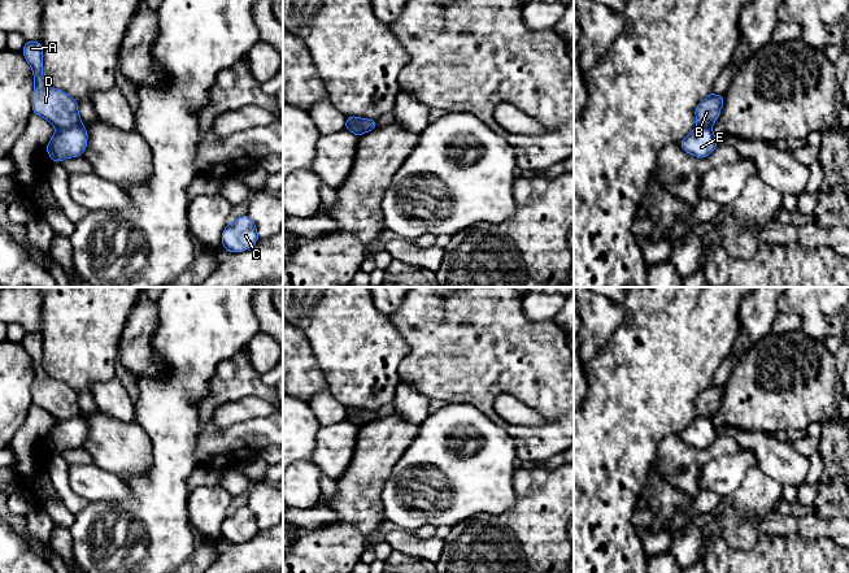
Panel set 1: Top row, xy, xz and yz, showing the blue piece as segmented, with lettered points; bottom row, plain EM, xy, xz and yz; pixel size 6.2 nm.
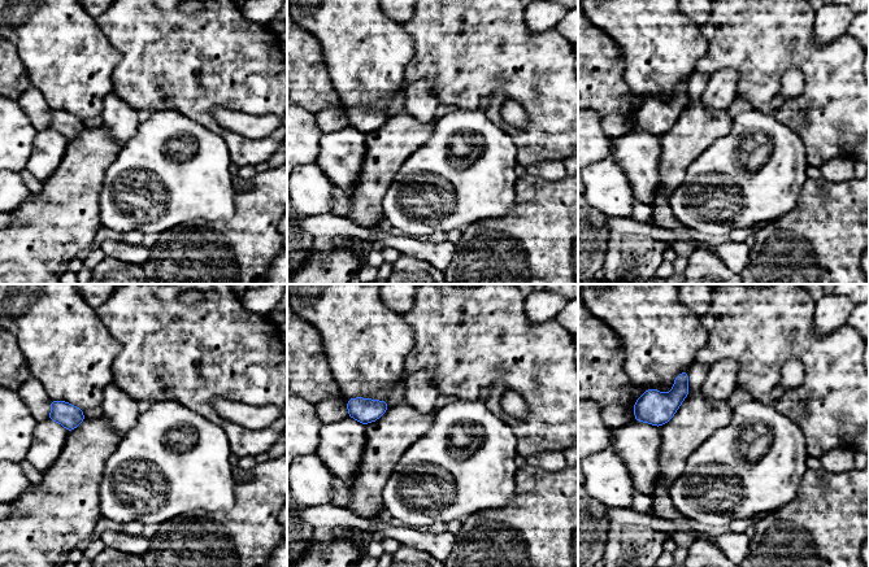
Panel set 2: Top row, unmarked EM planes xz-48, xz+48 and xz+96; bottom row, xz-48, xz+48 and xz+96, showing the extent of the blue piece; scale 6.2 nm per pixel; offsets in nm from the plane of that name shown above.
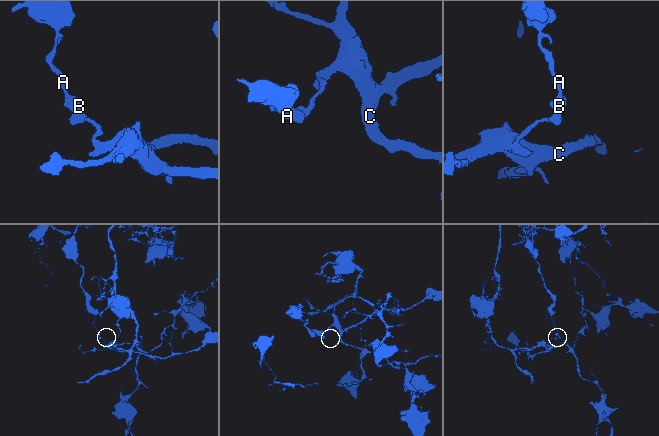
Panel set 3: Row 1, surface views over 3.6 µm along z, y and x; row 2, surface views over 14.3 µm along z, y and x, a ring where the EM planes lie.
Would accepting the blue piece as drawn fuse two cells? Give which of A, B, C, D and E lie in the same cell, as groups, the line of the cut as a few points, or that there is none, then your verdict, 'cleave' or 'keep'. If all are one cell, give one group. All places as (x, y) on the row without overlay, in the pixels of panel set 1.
A B D / C E | xy (81, 413), (57, 420) | cleave

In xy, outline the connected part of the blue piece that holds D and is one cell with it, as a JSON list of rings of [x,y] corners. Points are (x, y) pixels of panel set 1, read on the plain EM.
[[[26,333],[22,344],[34,364],[32,404],[42,407],[56,420],[66,420],[80,414],[78,394],[69,385],[51,378],[43,369],[42,334]]]

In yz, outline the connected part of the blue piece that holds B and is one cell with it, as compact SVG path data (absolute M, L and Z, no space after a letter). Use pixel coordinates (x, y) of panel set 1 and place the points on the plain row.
M709 385L695 401L696 411L698 416L710 418L719 408L720 399L724 394L724 387L718 387L715 385Z

